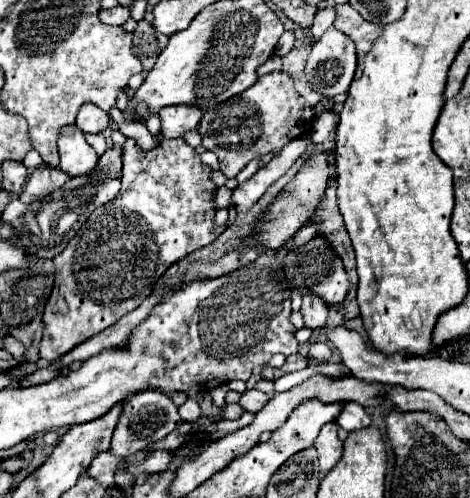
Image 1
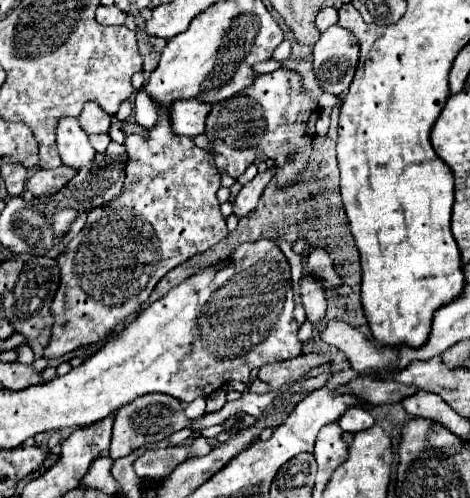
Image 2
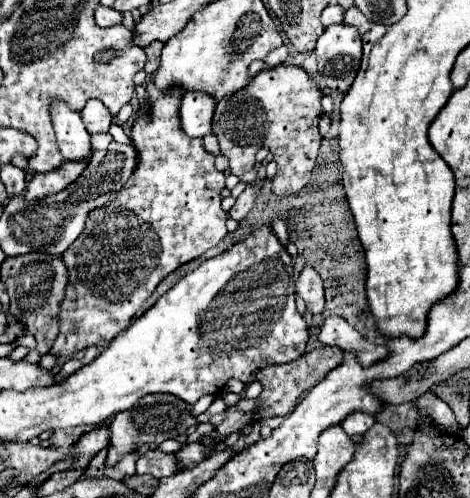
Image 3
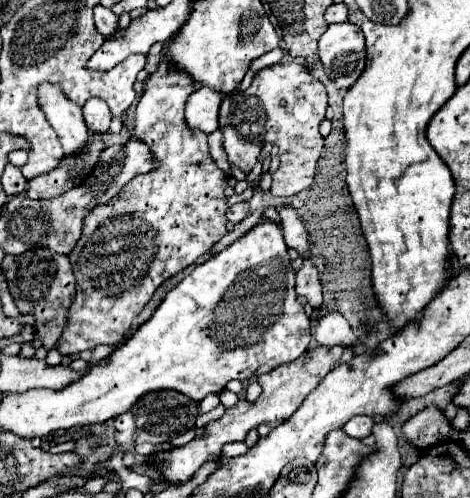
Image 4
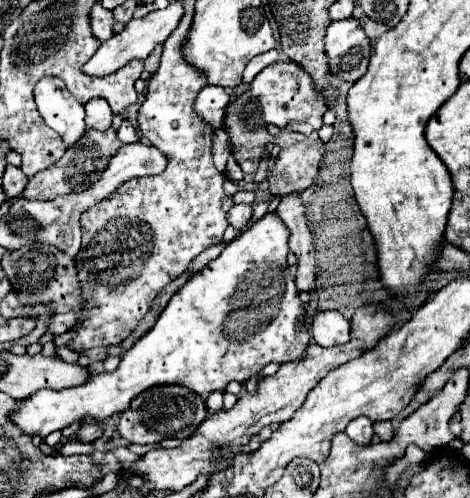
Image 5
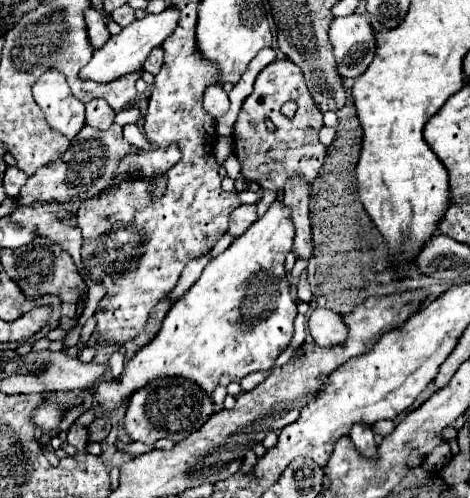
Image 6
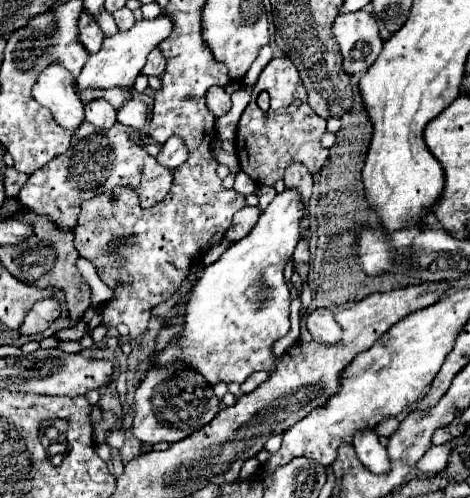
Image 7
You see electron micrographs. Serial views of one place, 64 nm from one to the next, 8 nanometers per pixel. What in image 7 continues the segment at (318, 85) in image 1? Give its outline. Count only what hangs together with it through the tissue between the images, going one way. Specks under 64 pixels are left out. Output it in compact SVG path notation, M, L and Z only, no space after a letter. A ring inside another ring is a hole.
M370 12L340 14L332 26L344 56L344 70L352 74L366 72L382 52L382 38L376 18Z

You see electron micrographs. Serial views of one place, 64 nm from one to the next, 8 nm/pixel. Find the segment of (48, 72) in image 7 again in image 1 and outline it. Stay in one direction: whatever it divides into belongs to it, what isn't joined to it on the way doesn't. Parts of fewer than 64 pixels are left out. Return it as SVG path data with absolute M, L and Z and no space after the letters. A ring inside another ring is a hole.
M64 126L58 136L60 170L70 176L90 174L98 162L98 154L86 142L84 132L78 126Z

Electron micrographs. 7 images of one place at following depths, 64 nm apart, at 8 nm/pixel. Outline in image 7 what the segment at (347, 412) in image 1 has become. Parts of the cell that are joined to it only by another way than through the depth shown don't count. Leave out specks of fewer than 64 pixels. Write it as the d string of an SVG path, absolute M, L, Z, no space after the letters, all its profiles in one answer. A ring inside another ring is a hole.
M364 430L364 432L356 432L354 434L354 448L356 448L356 456L358 460L372 472L376 472L378 476L388 472L390 468L390 460L388 460L388 452L386 448L378 442L378 436L372 430Z

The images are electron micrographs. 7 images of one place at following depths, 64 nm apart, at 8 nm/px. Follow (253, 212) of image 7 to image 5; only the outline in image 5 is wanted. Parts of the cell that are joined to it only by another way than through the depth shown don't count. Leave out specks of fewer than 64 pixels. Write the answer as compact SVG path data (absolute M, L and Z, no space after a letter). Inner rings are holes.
M236 204L228 212L228 222L236 232L242 232L248 226L250 218L252 218L252 206L248 204Z

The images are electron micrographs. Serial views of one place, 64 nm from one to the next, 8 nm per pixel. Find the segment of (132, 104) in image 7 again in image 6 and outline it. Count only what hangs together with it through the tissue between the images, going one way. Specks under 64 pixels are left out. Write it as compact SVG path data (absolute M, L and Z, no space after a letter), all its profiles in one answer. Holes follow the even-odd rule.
M128 106L116 114L114 122L120 126L126 126L126 124L136 124L140 118L142 118L142 114L140 114L138 106Z

